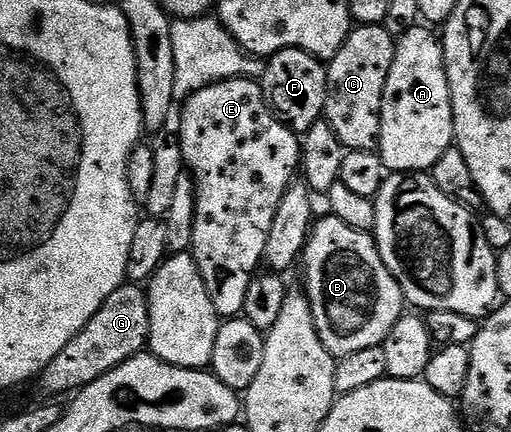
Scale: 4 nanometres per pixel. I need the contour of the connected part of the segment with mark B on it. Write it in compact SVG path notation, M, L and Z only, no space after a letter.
M325 215L325 218L318 220L314 224L313 231L309 235L309 242L305 245L303 254L303 266L305 265L305 285L303 284L303 292L311 303L311 311L313 312L313 322L317 328L319 339L323 343L323 347L327 347L327 351L332 353L334 358L340 359L351 355L354 351L363 351L366 347L375 347L376 345L384 345L387 335L391 331L391 327L395 327L395 323L403 315L401 308L406 308L407 302L401 293L401 288L396 279L391 275L391 271L387 271L387 267L383 263L383 259L377 250L377 242L369 233L363 231L355 231L355 227L347 227L347 223L343 223L338 217Z

